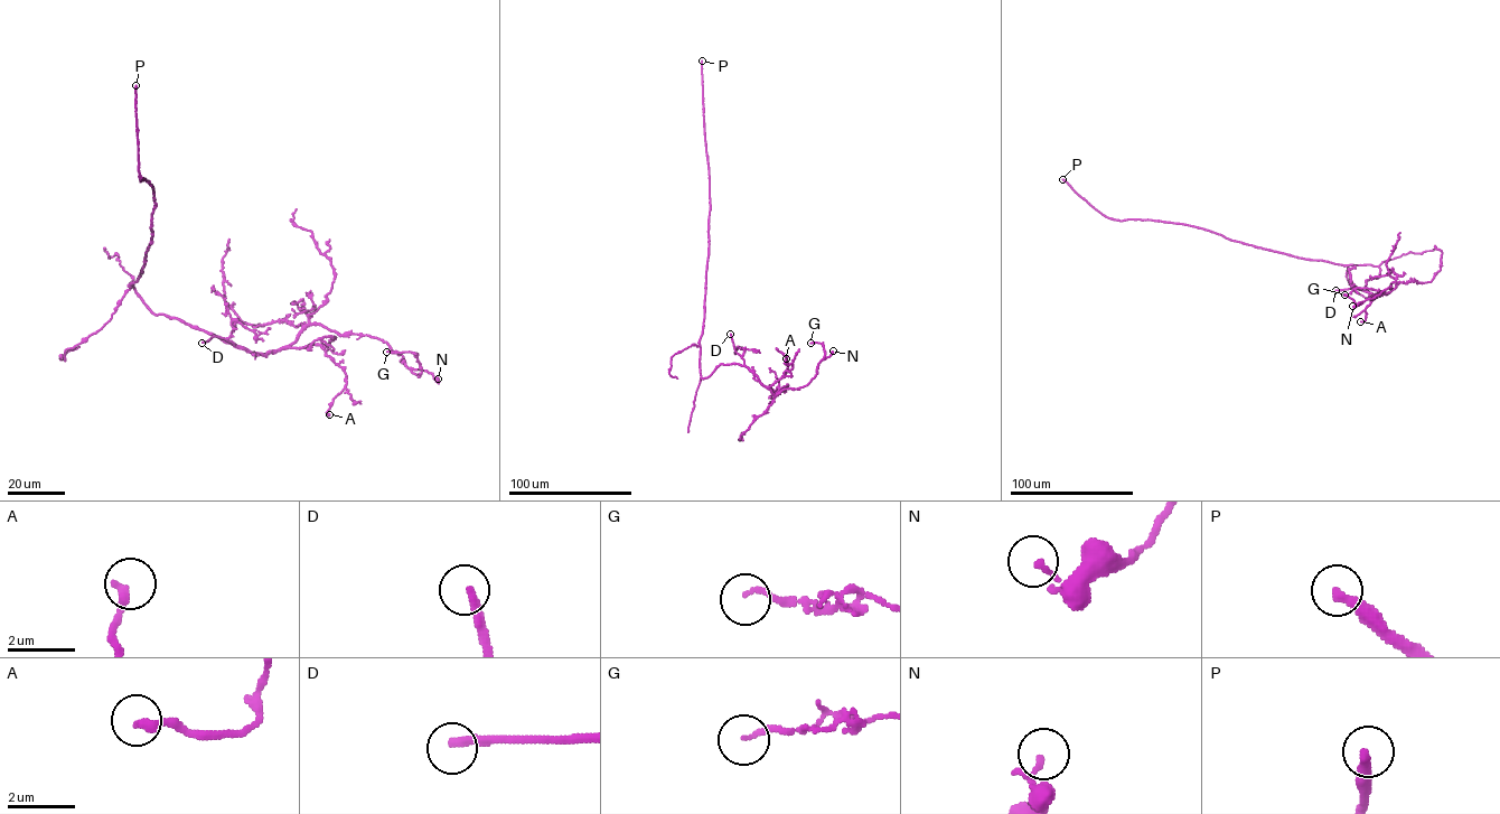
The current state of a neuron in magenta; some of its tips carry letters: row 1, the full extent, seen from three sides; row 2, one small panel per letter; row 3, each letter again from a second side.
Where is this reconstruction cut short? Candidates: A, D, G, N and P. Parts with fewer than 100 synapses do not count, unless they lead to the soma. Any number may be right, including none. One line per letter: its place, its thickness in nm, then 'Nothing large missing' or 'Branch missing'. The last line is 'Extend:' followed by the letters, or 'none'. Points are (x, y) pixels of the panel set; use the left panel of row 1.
A: Place: (329, 414). Thickness 280 nm. Nothing large missing
D: Place: (202, 343). Thickness 240 nm. Branch missing
G: Place: (386, 352). Thickness 130 nm. Nothing large missing
N: Place: (438, 379). Thickness 150 nm. Nothing large missing
P: Place: (136, 85). Thickness 300 nm. Branch missing
Extend: D, P

